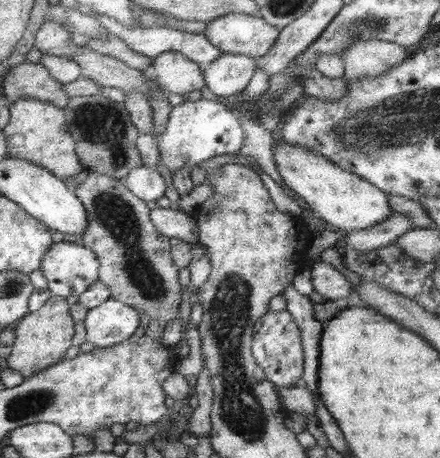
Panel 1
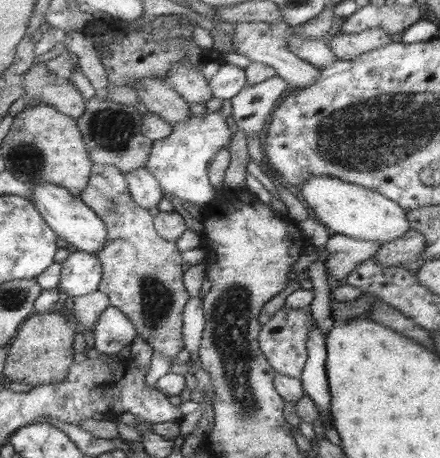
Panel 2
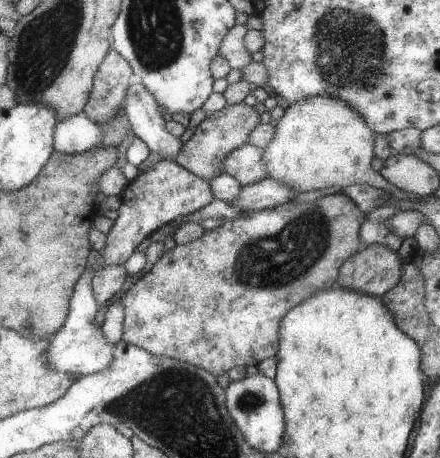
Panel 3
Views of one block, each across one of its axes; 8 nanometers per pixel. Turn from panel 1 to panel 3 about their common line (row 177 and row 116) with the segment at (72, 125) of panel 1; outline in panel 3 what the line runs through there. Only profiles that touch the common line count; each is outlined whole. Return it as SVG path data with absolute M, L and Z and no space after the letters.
M121 104L113 116L109 116L103 122L97 122L97 126L101 126L103 136L101 136L101 142L93 146L89 152L101 150L101 148L119 148L121 142L133 134L133 126L129 122L129 114L125 106L127 104Z

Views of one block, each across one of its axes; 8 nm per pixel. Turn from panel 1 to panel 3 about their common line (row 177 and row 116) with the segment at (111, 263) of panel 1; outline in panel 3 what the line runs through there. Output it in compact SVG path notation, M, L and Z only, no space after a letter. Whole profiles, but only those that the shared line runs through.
M111 48L103 68L99 68L99 76L95 76L93 94L85 108L85 114L93 122L103 122L115 114L115 110L127 102L127 94L131 84L135 84L135 70L127 58Z

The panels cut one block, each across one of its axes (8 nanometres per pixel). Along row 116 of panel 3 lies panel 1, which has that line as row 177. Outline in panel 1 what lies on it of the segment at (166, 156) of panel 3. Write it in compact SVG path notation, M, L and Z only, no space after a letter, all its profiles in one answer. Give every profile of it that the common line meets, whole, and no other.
M147 166L135 168L129 174L129 178L125 180L125 184L129 186L131 194L137 194L145 202L163 198L165 190L167 190L167 184L165 184L165 178L161 176L161 172L155 168L147 168Z

